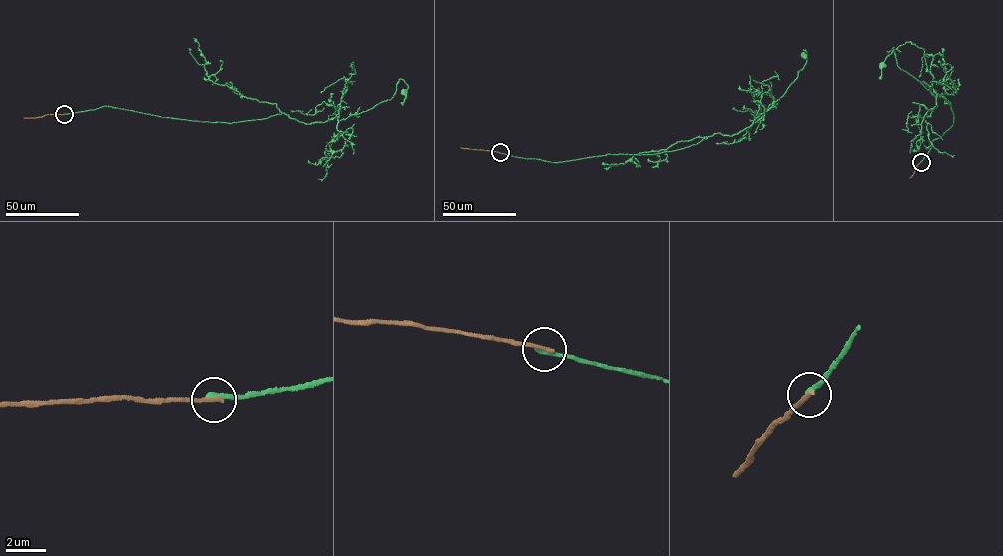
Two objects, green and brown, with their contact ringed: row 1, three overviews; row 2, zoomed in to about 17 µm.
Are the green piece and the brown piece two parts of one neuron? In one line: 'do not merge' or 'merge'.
do not merge

